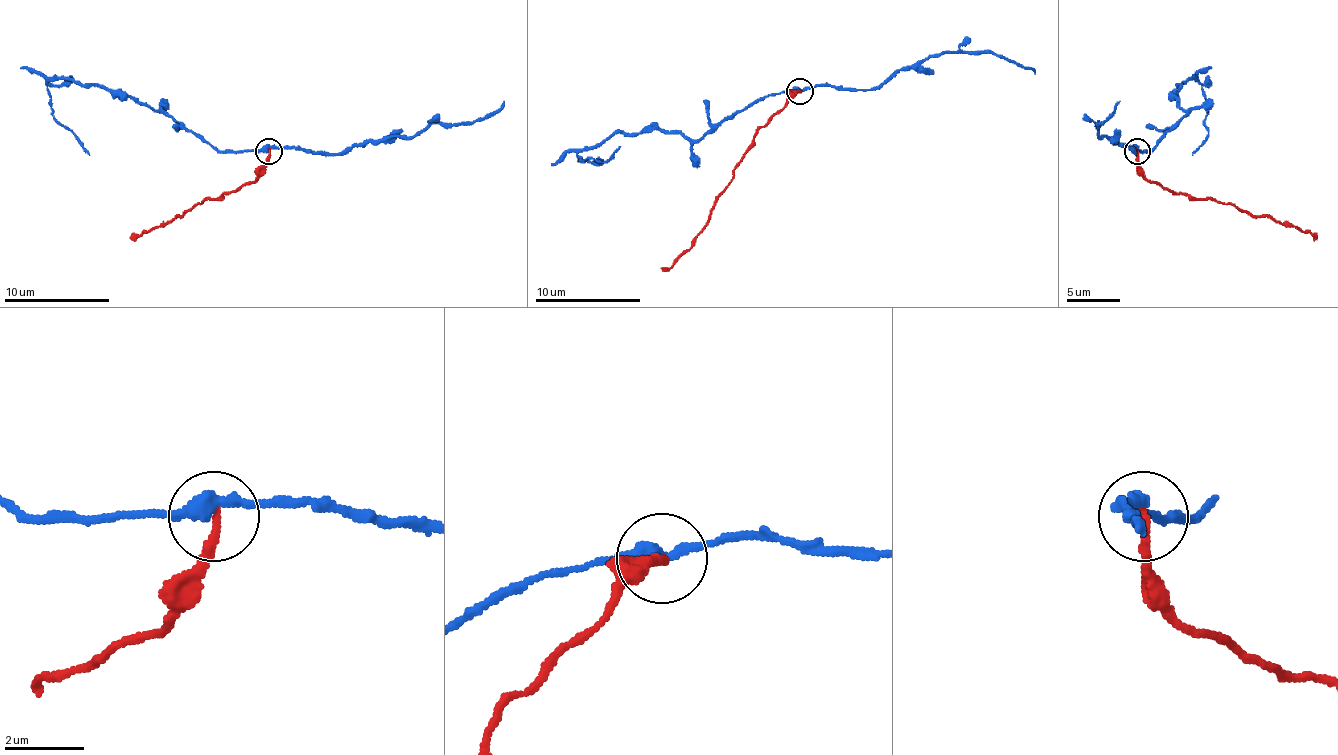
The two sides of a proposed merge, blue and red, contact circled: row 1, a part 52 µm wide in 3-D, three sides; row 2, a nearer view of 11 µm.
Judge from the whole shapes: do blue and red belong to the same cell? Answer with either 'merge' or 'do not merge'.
do not merge

